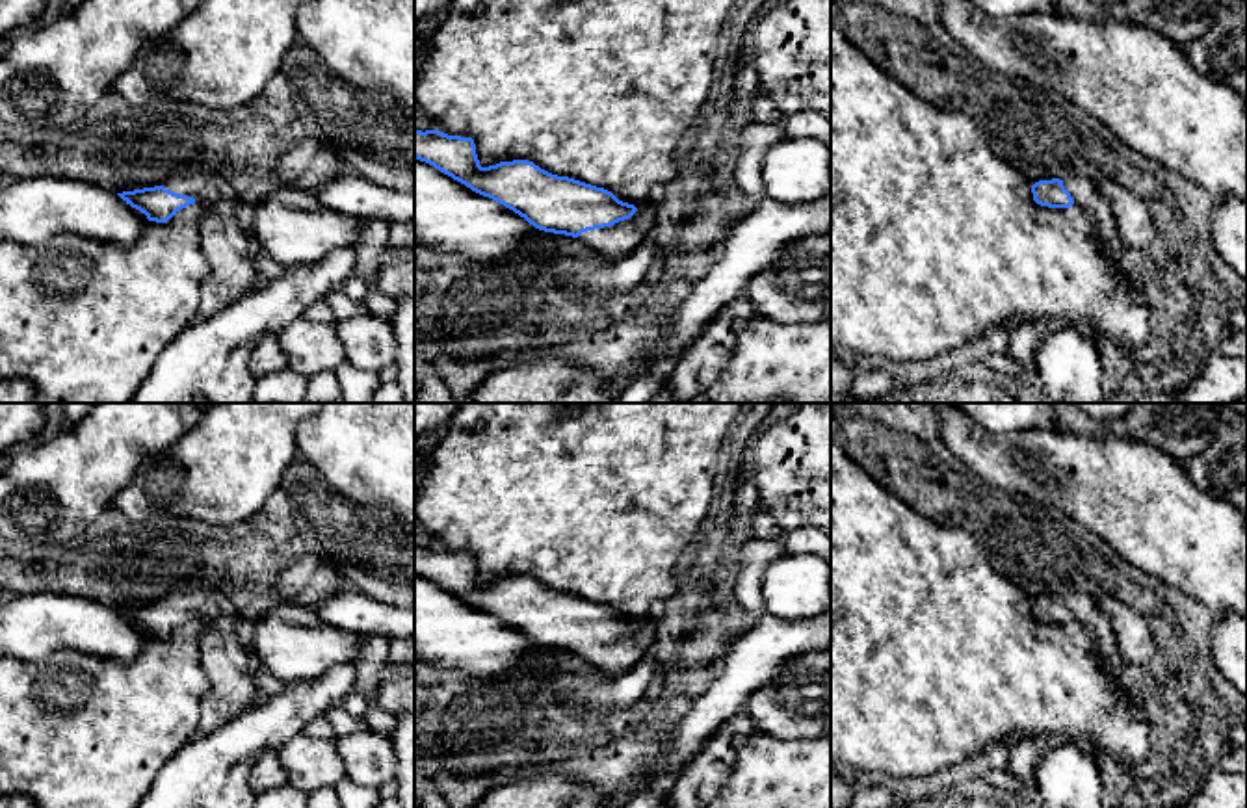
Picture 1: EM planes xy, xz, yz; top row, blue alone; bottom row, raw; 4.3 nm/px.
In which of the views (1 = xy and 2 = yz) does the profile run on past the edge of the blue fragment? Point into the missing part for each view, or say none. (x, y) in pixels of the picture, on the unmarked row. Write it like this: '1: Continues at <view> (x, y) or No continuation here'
1: Continues at xy (225, 660)
2: Continues at yz (1082, 604)

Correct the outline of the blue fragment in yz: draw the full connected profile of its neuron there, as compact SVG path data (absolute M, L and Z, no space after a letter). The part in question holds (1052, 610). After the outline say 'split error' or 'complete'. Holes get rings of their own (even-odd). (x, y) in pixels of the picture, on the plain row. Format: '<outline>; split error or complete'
M1074 591L1065 596L1039 596L1031 602L1033 617L1048 624L1078 622L1093 635L1093 654L1100 667L1119 678L1128 671L1117 650L1113 628L1106 613L1096 606L1096 598L1085 591Z; split error

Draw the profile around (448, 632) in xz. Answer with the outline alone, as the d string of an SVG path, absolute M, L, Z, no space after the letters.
M414 574L414 659L496 678L537 648L513 626Z

